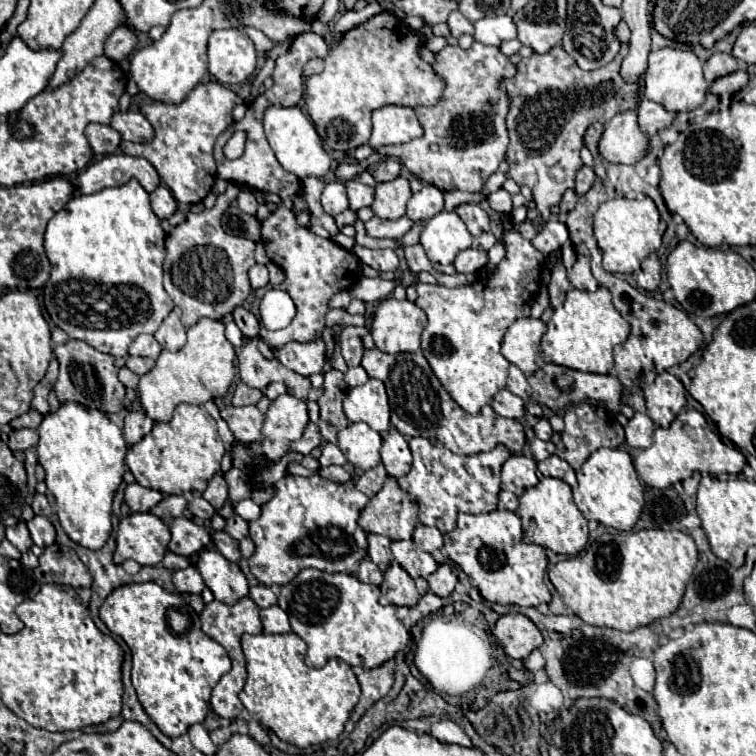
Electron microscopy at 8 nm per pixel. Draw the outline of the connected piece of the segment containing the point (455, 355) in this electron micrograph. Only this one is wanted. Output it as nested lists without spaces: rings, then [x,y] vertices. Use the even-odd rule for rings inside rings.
[[[507,228],[501,240],[505,258],[497,264],[497,270],[487,282],[457,288],[421,282],[415,286],[415,304],[427,314],[427,326],[421,334],[421,352],[443,388],[469,414],[479,414],[479,410],[491,404],[491,398],[505,388],[509,362],[499,352],[501,340],[515,318],[529,316],[529,302],[533,302],[535,294],[523,284],[539,284],[541,266],[545,266],[545,256],[515,228]]]

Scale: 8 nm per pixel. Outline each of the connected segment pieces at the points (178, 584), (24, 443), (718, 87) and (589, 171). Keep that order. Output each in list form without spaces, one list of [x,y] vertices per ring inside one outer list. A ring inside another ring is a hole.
[[[193,566],[185,570],[177,570],[173,574],[173,584],[179,592],[185,592],[185,594],[201,594],[205,588],[201,574]]]
[[[21,428],[21,430],[13,430],[9,436],[9,448],[11,450],[29,450],[33,446],[37,446],[37,432],[31,428]]]
[[[737,70],[729,76],[717,78],[711,86],[709,92],[719,96],[719,98],[731,98],[735,92],[739,92],[743,86],[747,86],[747,72],[745,70]]]
[[[583,166],[583,168],[577,172],[577,176],[575,176],[575,194],[577,194],[577,196],[583,196],[583,194],[593,186],[593,182],[595,182],[595,172],[593,172],[593,168]]]

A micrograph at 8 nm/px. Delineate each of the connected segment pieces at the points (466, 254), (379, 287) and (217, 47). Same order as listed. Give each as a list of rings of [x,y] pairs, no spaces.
[[[473,248],[463,250],[463,252],[457,254],[453,266],[455,266],[455,270],[461,272],[461,274],[473,274],[473,272],[477,272],[479,268],[487,266],[487,252],[483,252],[483,250],[473,250]]]
[[[361,278],[351,290],[349,290],[349,294],[353,296],[353,298],[359,298],[359,300],[363,300],[363,302],[377,302],[377,300],[383,300],[383,298],[387,298],[391,292],[393,292],[395,286],[400,284],[400,280],[395,279],[393,282],[387,282],[387,280],[383,280],[383,278]]]
[[[237,28],[213,30],[209,36],[209,72],[221,84],[245,82],[257,66],[251,38]]]

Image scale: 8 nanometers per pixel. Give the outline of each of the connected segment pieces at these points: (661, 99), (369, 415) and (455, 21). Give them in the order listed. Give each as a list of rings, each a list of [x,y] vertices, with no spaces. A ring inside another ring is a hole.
[[[661,48],[649,54],[649,68],[643,80],[643,96],[661,104],[671,112],[689,112],[705,102],[707,82],[703,78],[703,62],[687,48]]]
[[[369,378],[363,386],[351,388],[343,400],[343,412],[351,422],[365,422],[375,432],[389,430],[389,402],[381,380]]]
[[[453,10],[447,18],[447,26],[451,30],[451,36],[459,38],[461,34],[473,34],[473,22],[469,22],[459,10]]]

